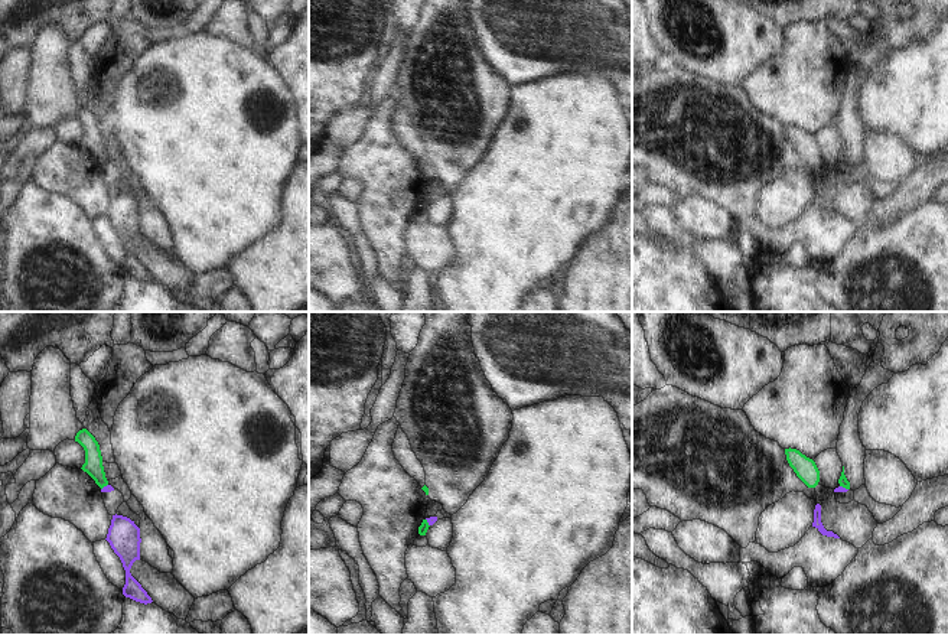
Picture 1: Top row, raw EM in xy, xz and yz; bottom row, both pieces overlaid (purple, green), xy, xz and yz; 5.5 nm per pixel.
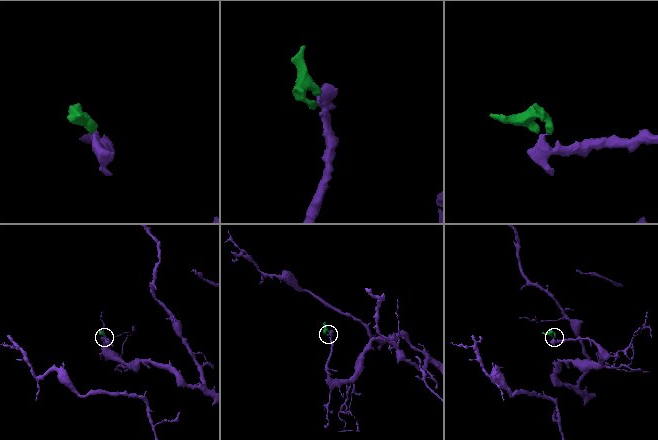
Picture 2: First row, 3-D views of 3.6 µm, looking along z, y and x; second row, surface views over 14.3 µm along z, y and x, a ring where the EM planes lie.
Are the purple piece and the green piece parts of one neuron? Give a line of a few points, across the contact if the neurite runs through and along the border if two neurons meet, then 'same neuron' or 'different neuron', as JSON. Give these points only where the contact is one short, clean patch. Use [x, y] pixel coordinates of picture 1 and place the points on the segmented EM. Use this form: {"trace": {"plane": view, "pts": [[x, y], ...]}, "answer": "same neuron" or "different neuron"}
{"trace": {"plane": "yz", "pts": [[840, 485], [847, 489]]}, "answer": "different neuron"}

